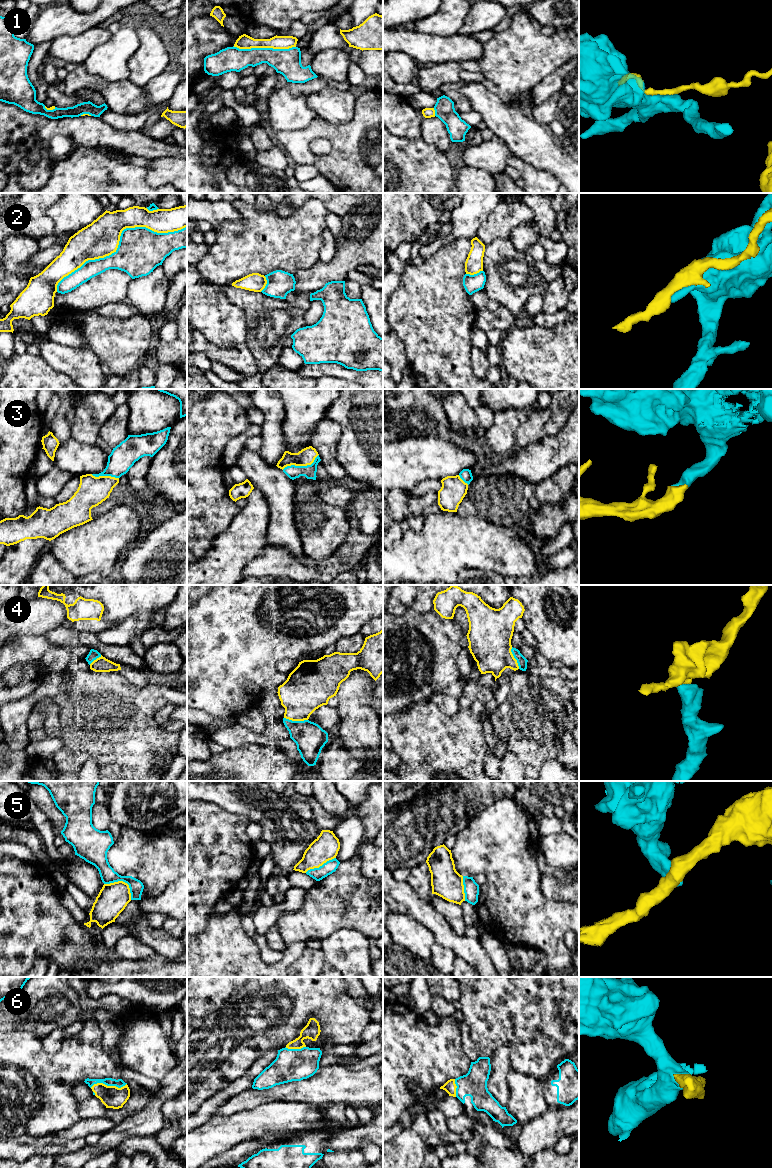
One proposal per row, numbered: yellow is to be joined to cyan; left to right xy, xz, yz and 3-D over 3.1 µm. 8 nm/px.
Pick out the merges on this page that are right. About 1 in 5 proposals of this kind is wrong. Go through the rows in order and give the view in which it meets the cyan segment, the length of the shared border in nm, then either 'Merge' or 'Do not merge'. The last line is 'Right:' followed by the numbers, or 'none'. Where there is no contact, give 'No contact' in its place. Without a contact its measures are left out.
1: Touches cyan in xz. Shared border 500 nm. Do not merge
2: Touches cyan in xy. Shared border 1150 nm. Do not merge
3: Touches cyan in xz. Shared border 320 nm. Merge
4: Touches cyan in xz. Shared border 190 nm. Merge
5: Touches cyan in xy. Shared border 260 nm. Do not merge
6: Touches cyan in xy. Shared border 300 nm. Merge
Right: 3, 4, 6

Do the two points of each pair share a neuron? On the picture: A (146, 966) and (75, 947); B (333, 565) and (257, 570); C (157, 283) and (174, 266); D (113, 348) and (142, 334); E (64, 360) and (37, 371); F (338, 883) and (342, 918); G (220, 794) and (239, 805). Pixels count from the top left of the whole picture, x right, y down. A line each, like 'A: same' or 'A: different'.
A: different
B: same
C: different
D: same
E: different
F: same
G: same

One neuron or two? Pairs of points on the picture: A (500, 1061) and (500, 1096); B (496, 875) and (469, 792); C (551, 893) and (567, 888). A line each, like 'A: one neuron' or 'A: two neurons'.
A: one neuron
B: two neurons
C: one neuron

